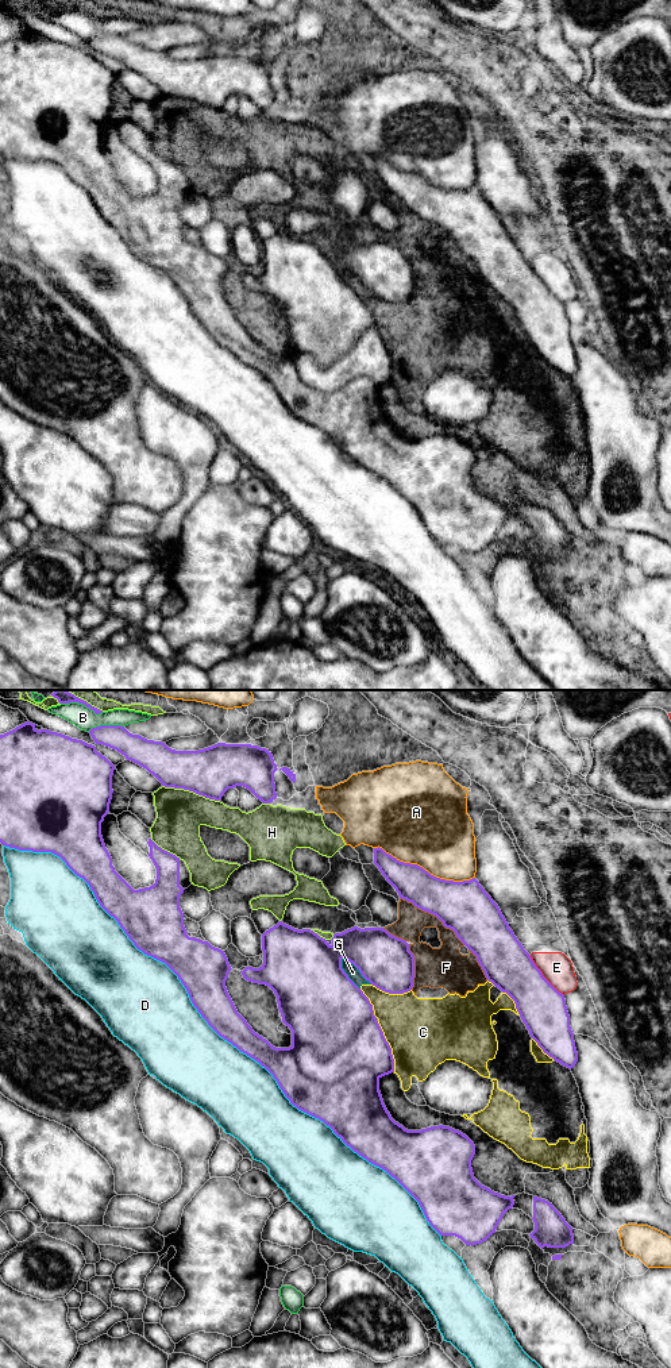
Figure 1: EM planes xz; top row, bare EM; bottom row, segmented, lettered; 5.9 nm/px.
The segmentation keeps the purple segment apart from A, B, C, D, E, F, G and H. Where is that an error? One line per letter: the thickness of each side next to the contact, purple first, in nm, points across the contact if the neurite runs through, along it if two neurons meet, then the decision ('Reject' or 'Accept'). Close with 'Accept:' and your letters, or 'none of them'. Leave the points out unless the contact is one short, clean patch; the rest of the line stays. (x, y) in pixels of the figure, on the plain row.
A: Thickness 240 nm (purple) against 460 nm. Reject
B: Thickness 160 nm (purple) against 130 nm. Reject
C: Thickness 480 nm (purple) against 420 nm. Reject
D: Thickness 220 nm (purple) against 440 nm. Reject
E: Thickness 280 nm (purple) against 180 nm. Reject
F: Thickness 300 nm (purple) against 160 nm. Reject
G: Thickness 360 nm (purple) against 70 nm. Boundary: xz (340, 268), (347, 268), (371, 292). Reject
H: Thickness 280 nm (purple) against 280 nm. Reject
Accept: none of them

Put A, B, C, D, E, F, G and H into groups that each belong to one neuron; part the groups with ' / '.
A / B / C F G H / D / E

